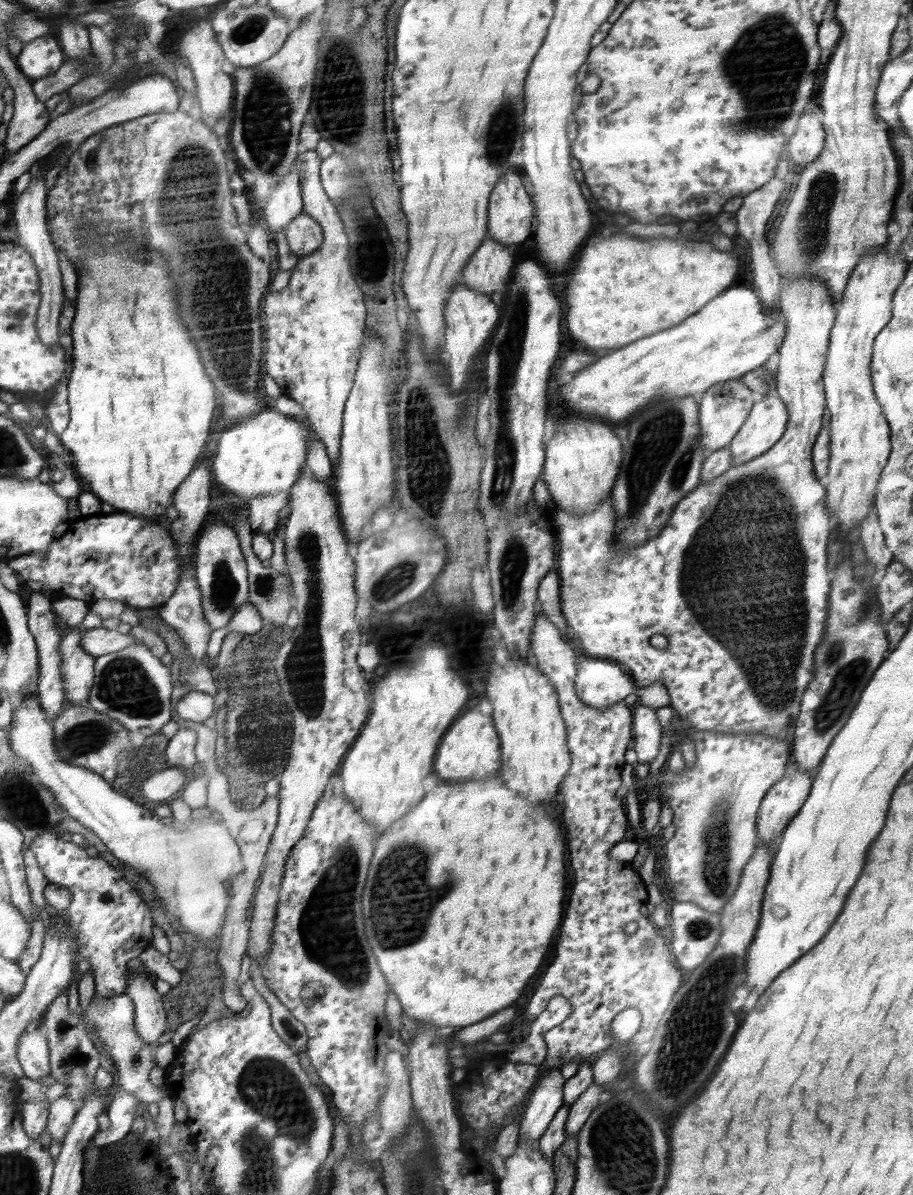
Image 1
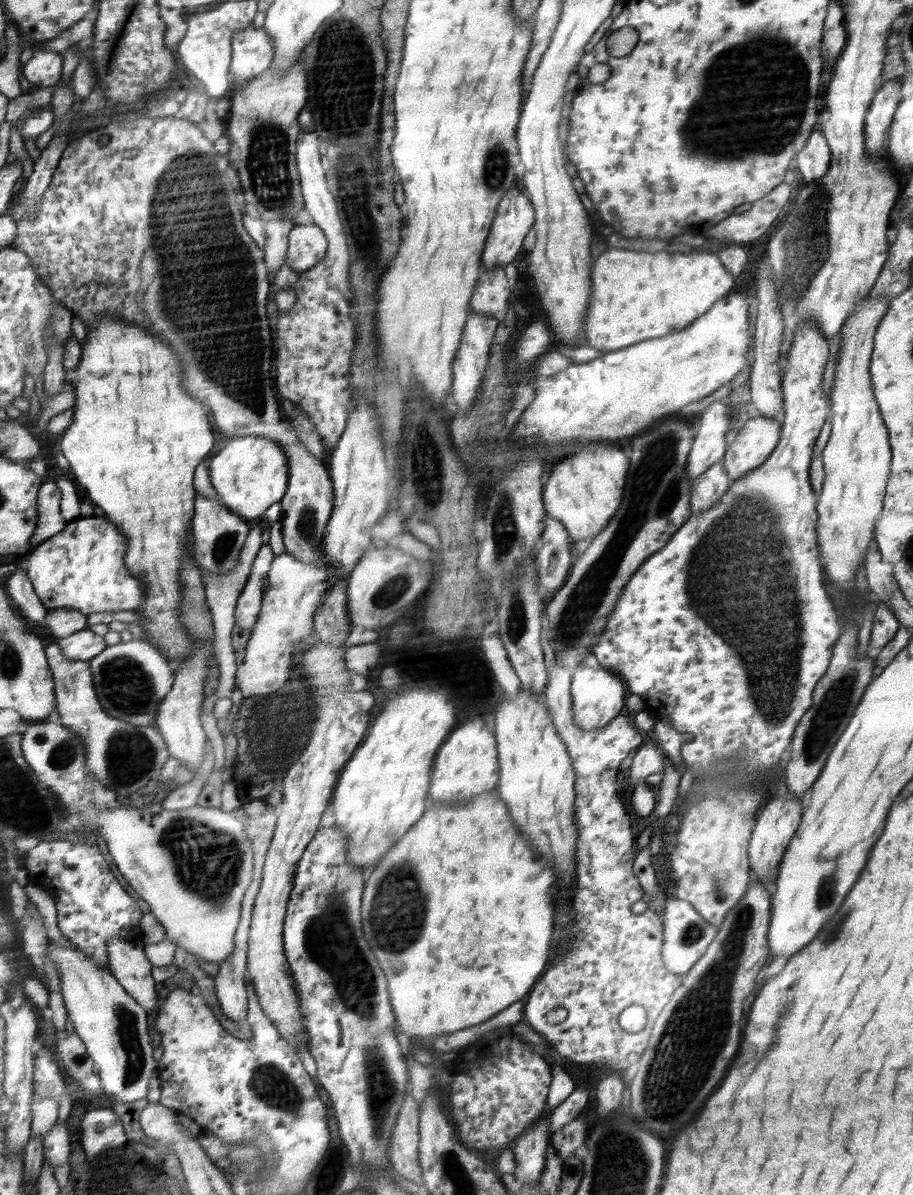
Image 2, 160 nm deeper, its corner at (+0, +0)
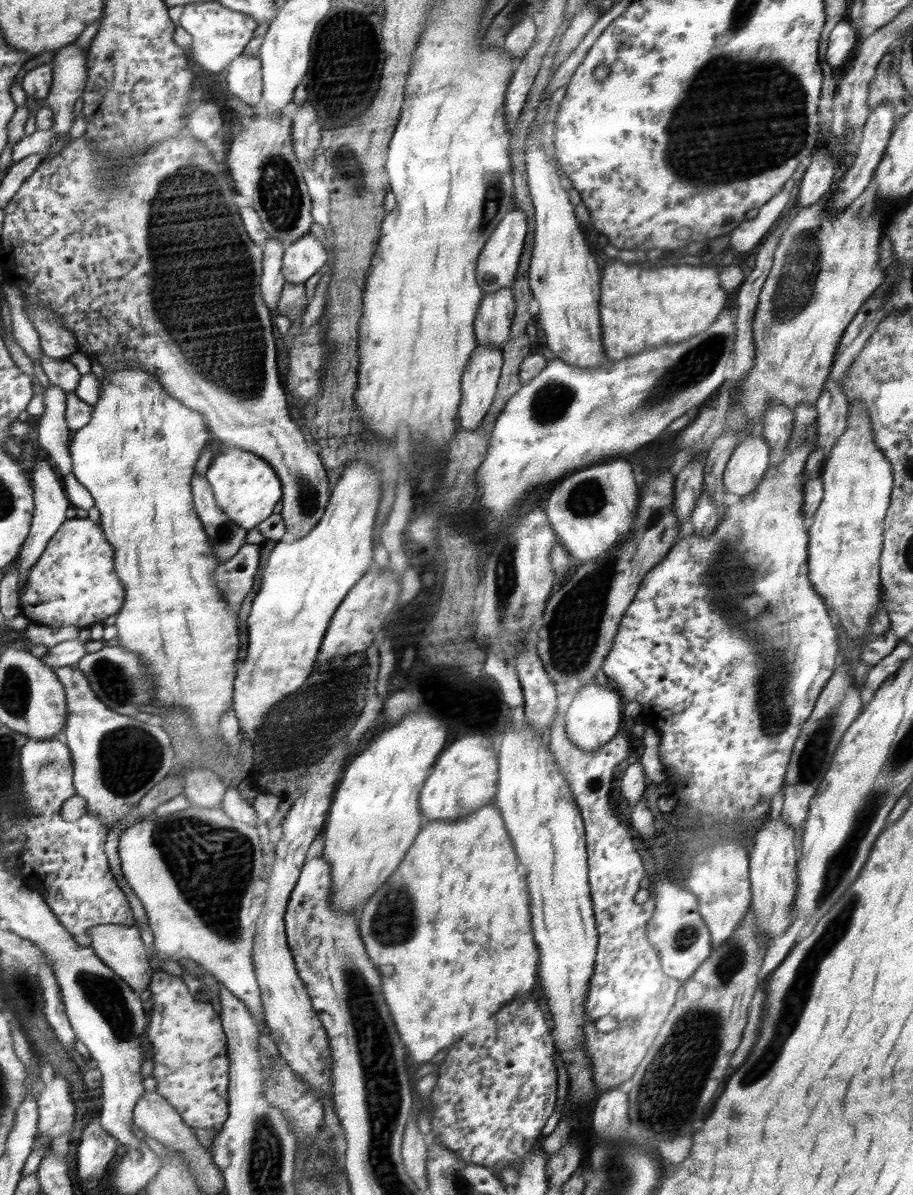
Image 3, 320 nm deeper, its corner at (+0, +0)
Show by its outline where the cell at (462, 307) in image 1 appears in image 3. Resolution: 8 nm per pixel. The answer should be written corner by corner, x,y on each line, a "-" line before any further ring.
478,344
471,359
468,378
464,378
464,406
459,406
461,426
466,430
476,430
485,420
498,392
504,357
500,347

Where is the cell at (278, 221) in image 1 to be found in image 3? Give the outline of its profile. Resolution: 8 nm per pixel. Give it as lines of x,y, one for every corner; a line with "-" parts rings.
270,236
263,251
262,297
270,310
276,310
280,293
286,281
282,276
282,261
285,248

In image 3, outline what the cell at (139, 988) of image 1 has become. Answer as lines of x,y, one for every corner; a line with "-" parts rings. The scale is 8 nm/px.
105,924
98,925
90,930
91,943
89,947
95,951
99,958
107,963
107,966
116,972
127,983
132,990
140,994
148,989
152,966
147,948
140,938
140,931
137,926
127,927
126,925

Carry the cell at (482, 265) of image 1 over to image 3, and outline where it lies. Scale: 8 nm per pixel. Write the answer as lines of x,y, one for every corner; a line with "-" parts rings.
510,286
497,292
484,293
475,318
478,344
504,347
509,341
510,327
515,320
515,296

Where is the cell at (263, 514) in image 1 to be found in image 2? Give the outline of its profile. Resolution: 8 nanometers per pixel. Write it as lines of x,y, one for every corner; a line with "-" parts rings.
262,517
260,522
251,524
251,530
247,537
246,544
243,546
242,553
238,565
235,566
229,573
223,575
215,575
208,569
199,567
202,575
202,582
205,588
205,600
211,610
213,619
213,648
218,658
218,680
219,684
215,690
215,695
218,698
230,698
232,691
235,689
235,672
237,671
237,662
235,657
235,650
233,649
231,638
234,627
234,612
236,612
236,603
240,593
245,587
248,575
252,570
252,563
262,545
264,544
263,534
268,531
269,523

